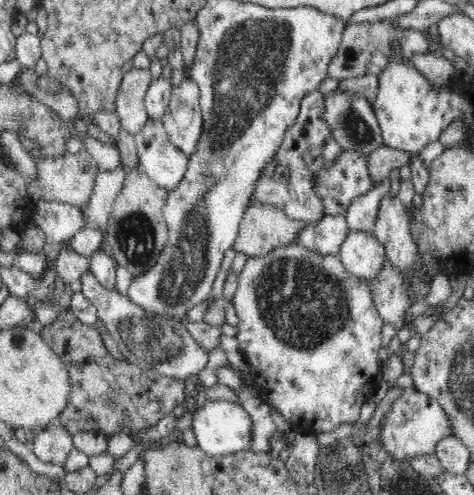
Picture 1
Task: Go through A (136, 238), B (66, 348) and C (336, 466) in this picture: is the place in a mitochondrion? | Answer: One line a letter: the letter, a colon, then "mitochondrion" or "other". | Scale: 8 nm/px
A: mitochondrion
B: other
C: mitochondrion

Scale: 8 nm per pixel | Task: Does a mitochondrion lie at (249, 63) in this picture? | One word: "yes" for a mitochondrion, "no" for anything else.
yes

